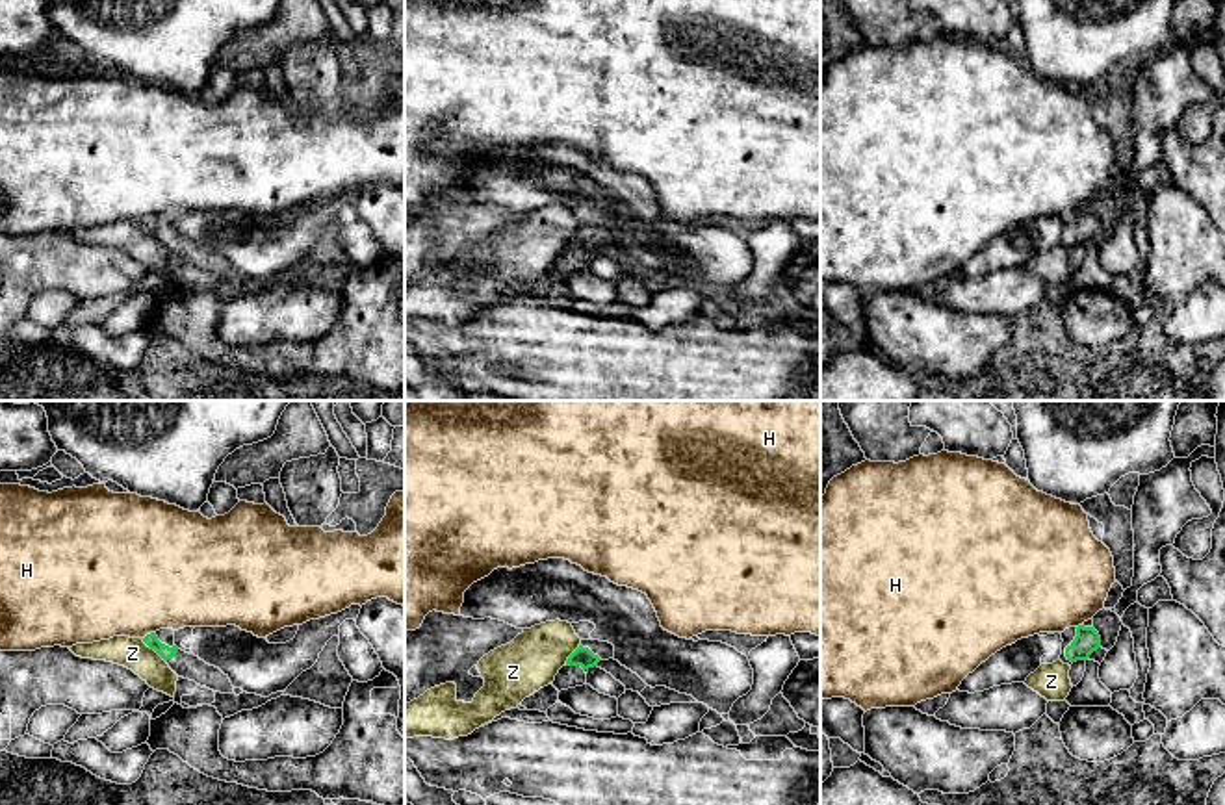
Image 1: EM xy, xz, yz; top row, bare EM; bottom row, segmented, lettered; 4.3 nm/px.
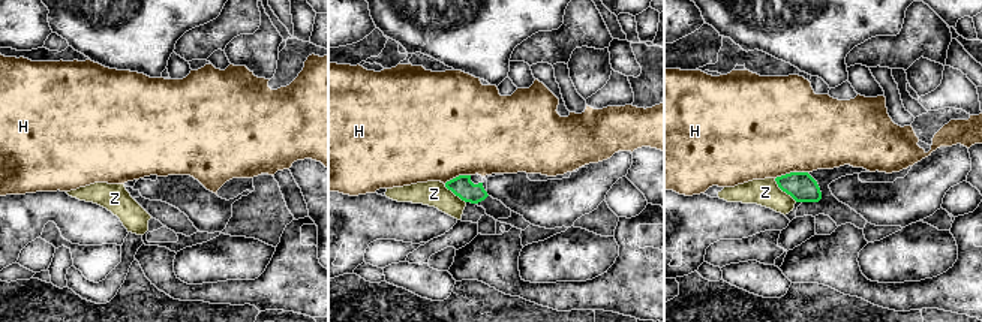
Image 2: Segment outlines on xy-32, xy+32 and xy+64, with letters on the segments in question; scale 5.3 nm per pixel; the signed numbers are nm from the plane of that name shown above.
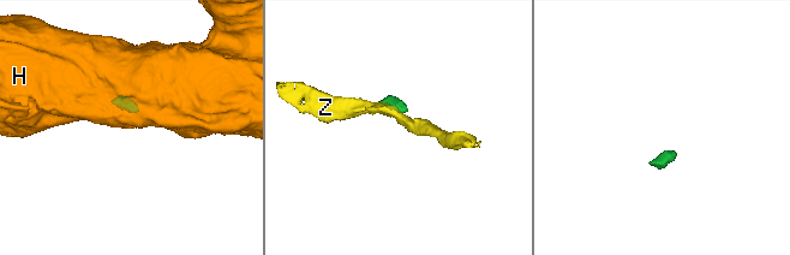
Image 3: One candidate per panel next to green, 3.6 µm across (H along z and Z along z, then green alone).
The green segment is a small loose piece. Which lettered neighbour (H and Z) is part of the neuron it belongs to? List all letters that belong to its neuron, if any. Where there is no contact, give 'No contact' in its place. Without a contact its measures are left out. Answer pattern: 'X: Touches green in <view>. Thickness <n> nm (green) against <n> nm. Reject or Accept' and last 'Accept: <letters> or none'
H: Touches green in xy. Thickness 60 nm (green) against 500 nm. Reject
Z: Touches green in xy. Thickness 60 nm (green) against 140 nm. Reject
Accept: none

